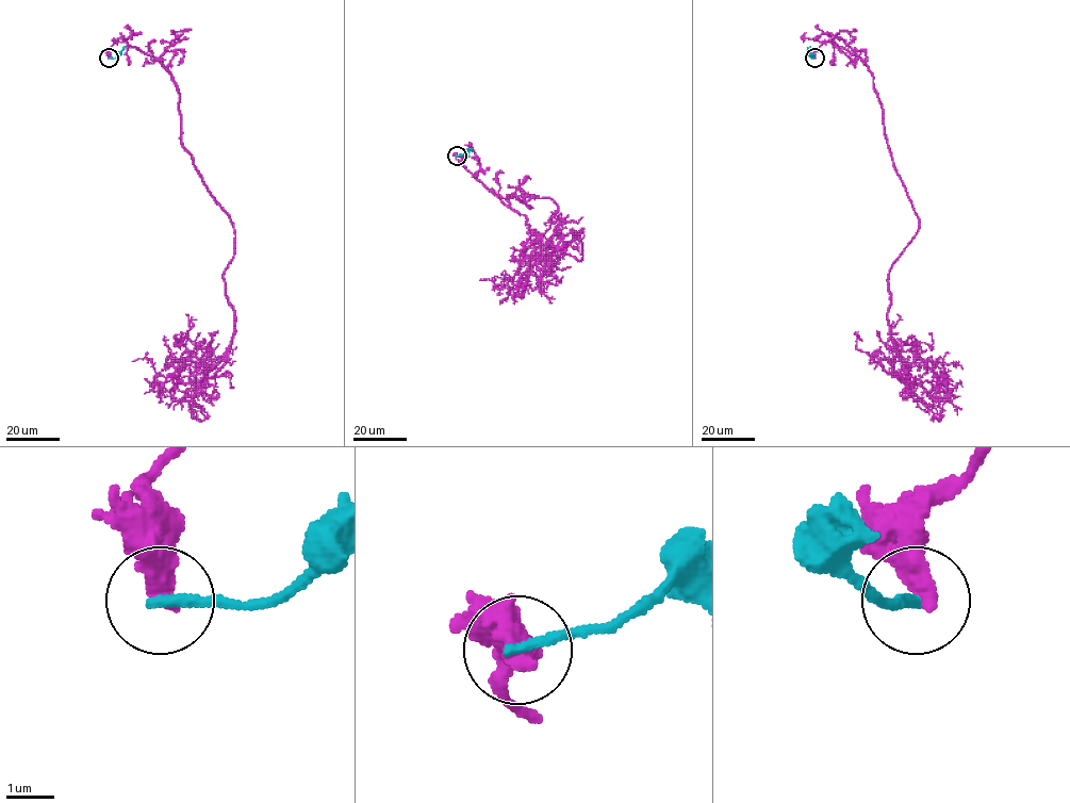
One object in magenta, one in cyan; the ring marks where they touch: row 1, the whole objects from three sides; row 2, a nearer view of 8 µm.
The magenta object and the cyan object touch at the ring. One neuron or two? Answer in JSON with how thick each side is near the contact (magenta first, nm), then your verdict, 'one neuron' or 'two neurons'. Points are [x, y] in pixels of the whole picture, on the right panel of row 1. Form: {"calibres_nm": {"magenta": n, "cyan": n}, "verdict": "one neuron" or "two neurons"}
{"calibres_nm": {"magenta": 440, "cyan": 220}, "verdict": "two neurons"}

